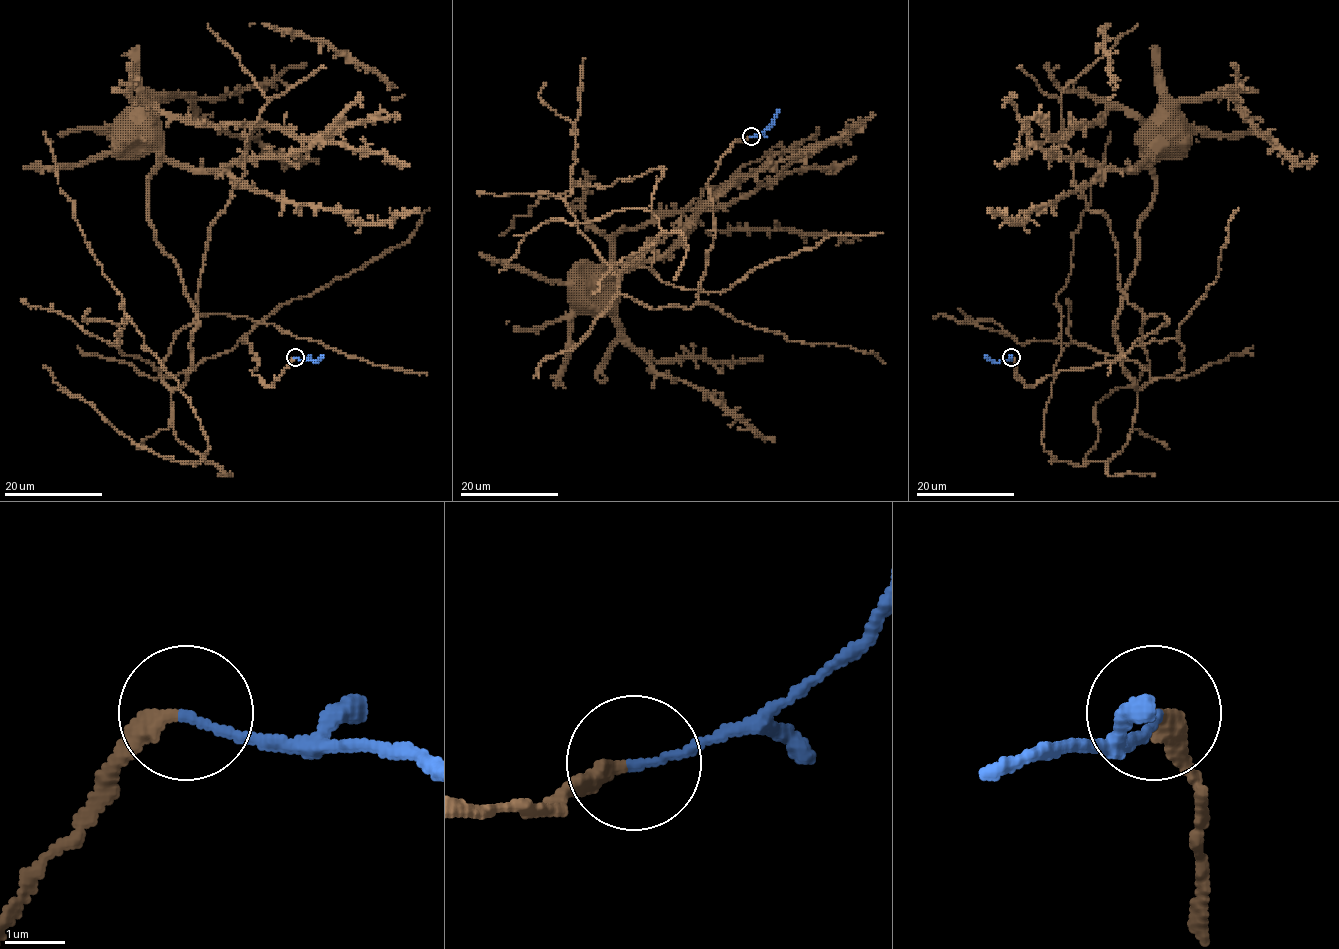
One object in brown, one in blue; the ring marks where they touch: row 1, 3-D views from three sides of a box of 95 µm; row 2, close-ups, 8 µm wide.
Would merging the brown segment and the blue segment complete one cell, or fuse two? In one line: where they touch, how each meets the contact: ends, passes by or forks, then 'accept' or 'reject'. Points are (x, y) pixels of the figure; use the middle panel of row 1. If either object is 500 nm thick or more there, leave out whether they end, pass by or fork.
at (751, 136); brown ends there; blue ends there; reject

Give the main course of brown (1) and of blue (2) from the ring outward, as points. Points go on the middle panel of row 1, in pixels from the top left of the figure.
1: (750, 136), (707, 182), (690, 308), (617, 290), (653, 241), (606, 264), (619, 281), (597, 296)
2: (752, 136), (761, 134), (780, 110)

